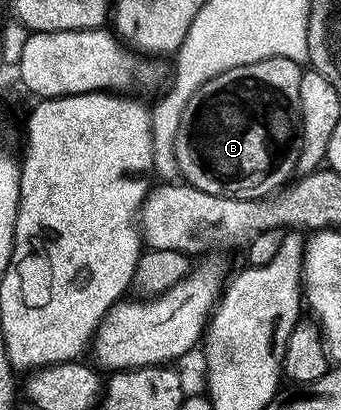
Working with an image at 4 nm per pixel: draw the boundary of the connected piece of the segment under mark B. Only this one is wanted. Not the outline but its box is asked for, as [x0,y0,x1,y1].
[176,58,303,200]

